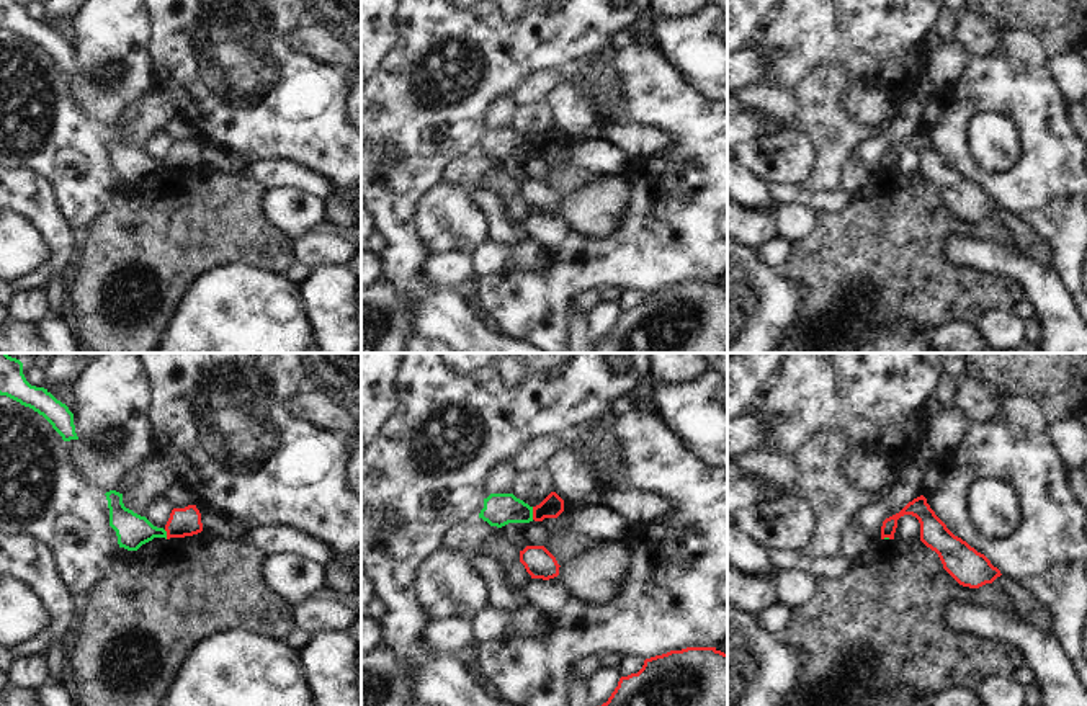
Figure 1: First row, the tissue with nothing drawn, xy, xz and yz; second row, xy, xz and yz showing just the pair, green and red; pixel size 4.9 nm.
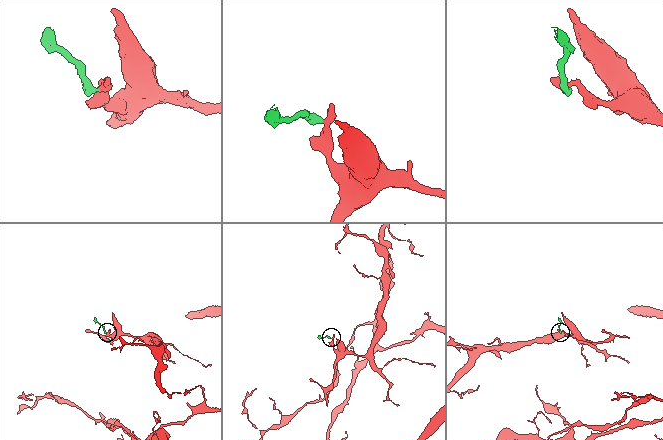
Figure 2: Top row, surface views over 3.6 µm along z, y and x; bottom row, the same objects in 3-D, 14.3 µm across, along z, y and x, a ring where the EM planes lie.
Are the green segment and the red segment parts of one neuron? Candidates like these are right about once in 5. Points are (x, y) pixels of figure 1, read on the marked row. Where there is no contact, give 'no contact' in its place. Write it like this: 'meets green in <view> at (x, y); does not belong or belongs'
meets green in xz at (532, 513); does not belong

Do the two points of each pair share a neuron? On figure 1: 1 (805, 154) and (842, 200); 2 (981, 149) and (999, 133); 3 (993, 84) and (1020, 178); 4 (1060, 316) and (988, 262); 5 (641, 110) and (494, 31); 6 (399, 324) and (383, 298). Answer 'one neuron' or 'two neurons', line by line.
1: two neurons
2: one neuron
3: one neuron
4: one neuron
5: two neurons
6: one neuron

